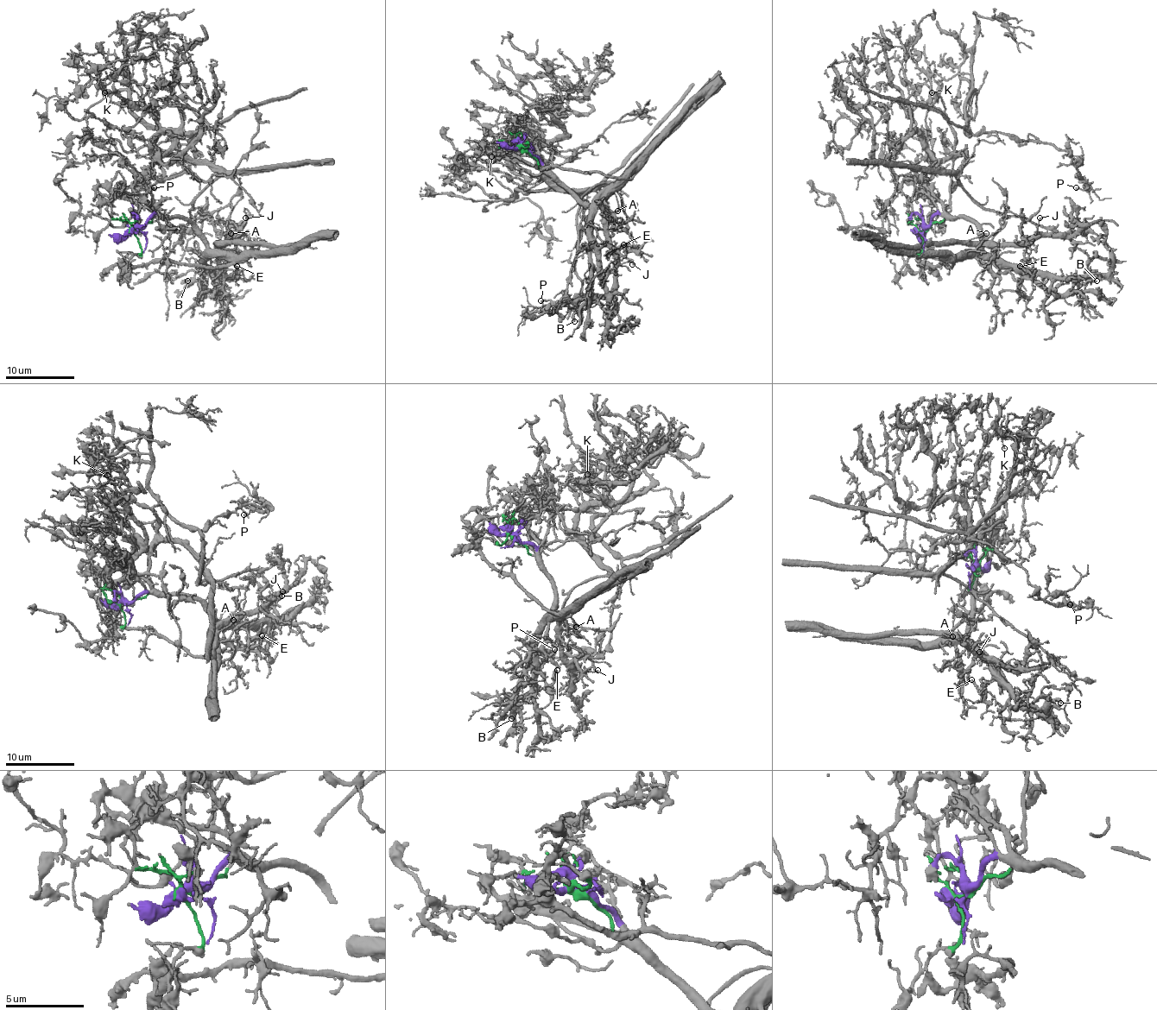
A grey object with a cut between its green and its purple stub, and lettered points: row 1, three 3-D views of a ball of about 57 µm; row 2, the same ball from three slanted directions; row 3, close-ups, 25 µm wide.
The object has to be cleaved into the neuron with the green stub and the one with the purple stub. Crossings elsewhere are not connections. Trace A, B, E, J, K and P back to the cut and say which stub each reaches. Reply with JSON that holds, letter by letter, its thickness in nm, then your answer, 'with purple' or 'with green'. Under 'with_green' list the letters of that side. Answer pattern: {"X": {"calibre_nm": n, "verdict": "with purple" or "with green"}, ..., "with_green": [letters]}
{"A": {"calibre_nm": 110, "verdict": "with purple"}, "B": {"calibre_nm": 280, "verdict": "with purple"}, "E": {"calibre_nm": 160, "verdict": "with purple"}, "J": {"calibre_nm": 130, "verdict": "with purple"}, "K": {"calibre_nm": 140, "verdict": "with green"}, "P": {"calibre_nm": 140, "verdict": "with green"}, "with_green": ["K", "P"]}

